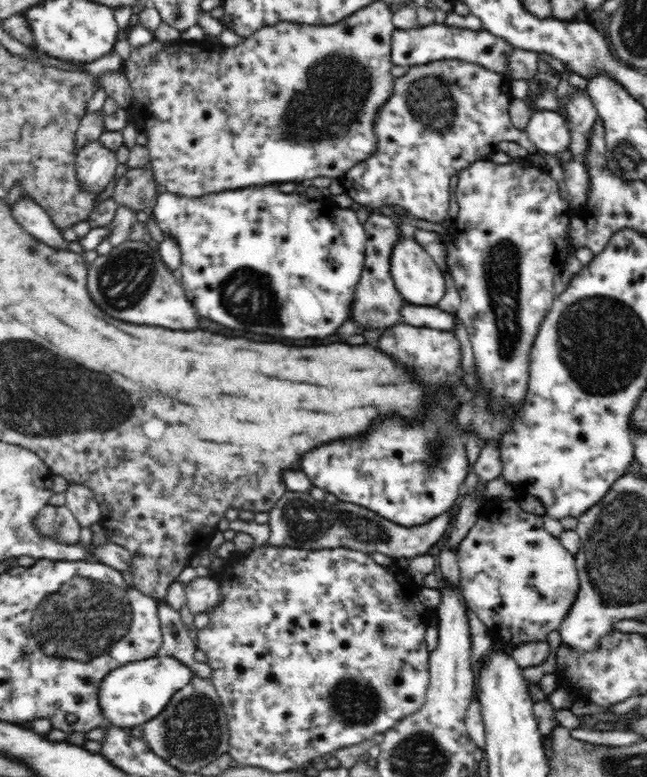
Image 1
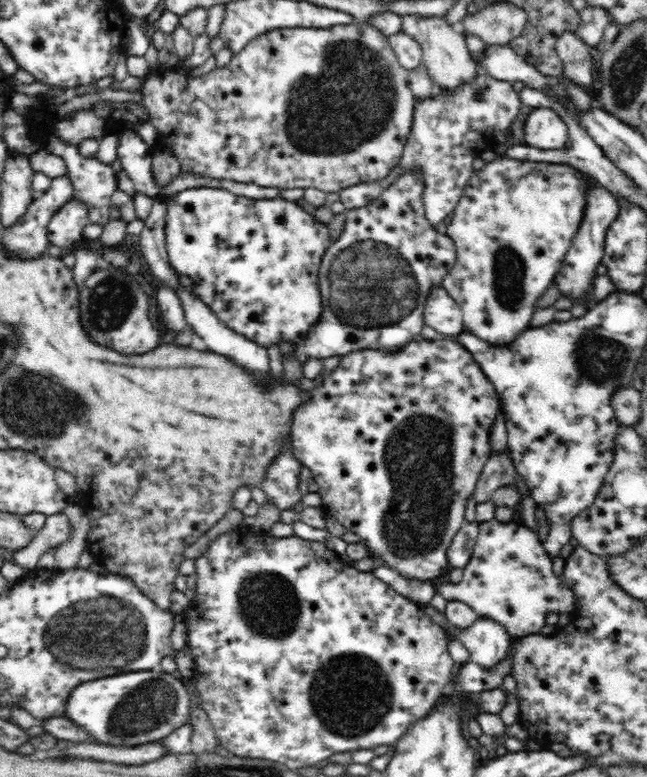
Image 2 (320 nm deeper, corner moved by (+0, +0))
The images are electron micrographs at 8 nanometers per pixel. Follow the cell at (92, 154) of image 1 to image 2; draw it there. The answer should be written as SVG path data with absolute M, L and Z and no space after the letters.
M73 197L52 216L47 226L49 244L67 250L74 249L76 243L82 239L84 226L90 224L86 205Z

